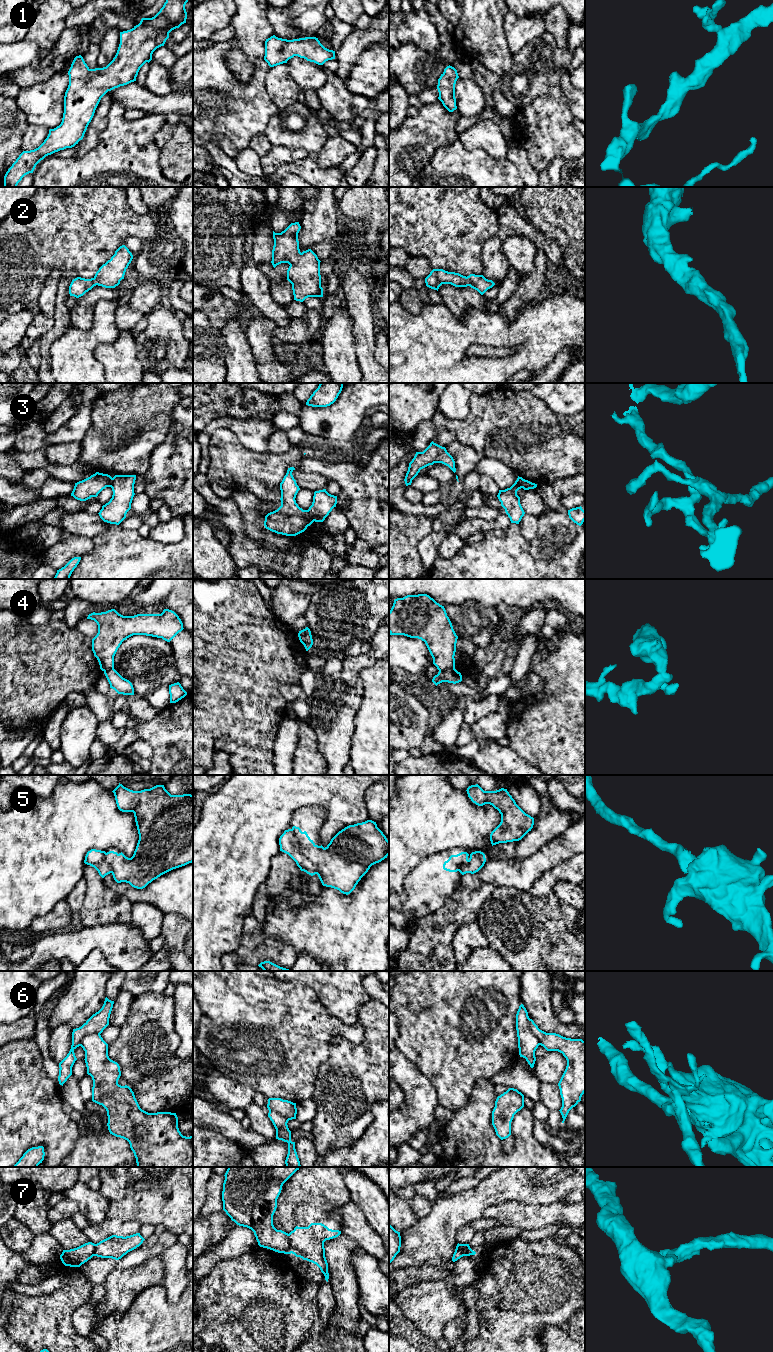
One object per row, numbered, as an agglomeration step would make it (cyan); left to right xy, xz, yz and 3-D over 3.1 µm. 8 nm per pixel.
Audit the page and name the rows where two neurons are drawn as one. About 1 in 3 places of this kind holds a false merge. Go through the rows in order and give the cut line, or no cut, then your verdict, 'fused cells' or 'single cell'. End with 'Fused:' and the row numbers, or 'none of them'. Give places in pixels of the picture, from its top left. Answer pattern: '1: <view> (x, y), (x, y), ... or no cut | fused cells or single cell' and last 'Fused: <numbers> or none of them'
1: no cut | single cell
2: no cut | single cell
3: xz (306, 510), (313, 521) | fused cells
4: yz (454, 667), (439, 670) | fused cells
5: xz (291, 829), (303, 853), (316, 866), (317, 873) | fused cells
6: yz (528, 1018), (528, 1027), (539, 1044) | fused cells
7: xz (288, 1234), (292, 1252) | fused cells
Fused: 3, 4, 5, 6, 7

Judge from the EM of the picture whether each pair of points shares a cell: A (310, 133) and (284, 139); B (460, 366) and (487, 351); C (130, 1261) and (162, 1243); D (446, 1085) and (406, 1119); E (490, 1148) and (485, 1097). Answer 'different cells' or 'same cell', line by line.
A: same cell
B: different cells
C: same cell
D: different cells
E: same cell

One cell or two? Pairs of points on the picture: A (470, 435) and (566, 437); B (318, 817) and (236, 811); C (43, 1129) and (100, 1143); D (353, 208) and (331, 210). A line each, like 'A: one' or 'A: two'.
A: one
B: two
C: two
D: two

